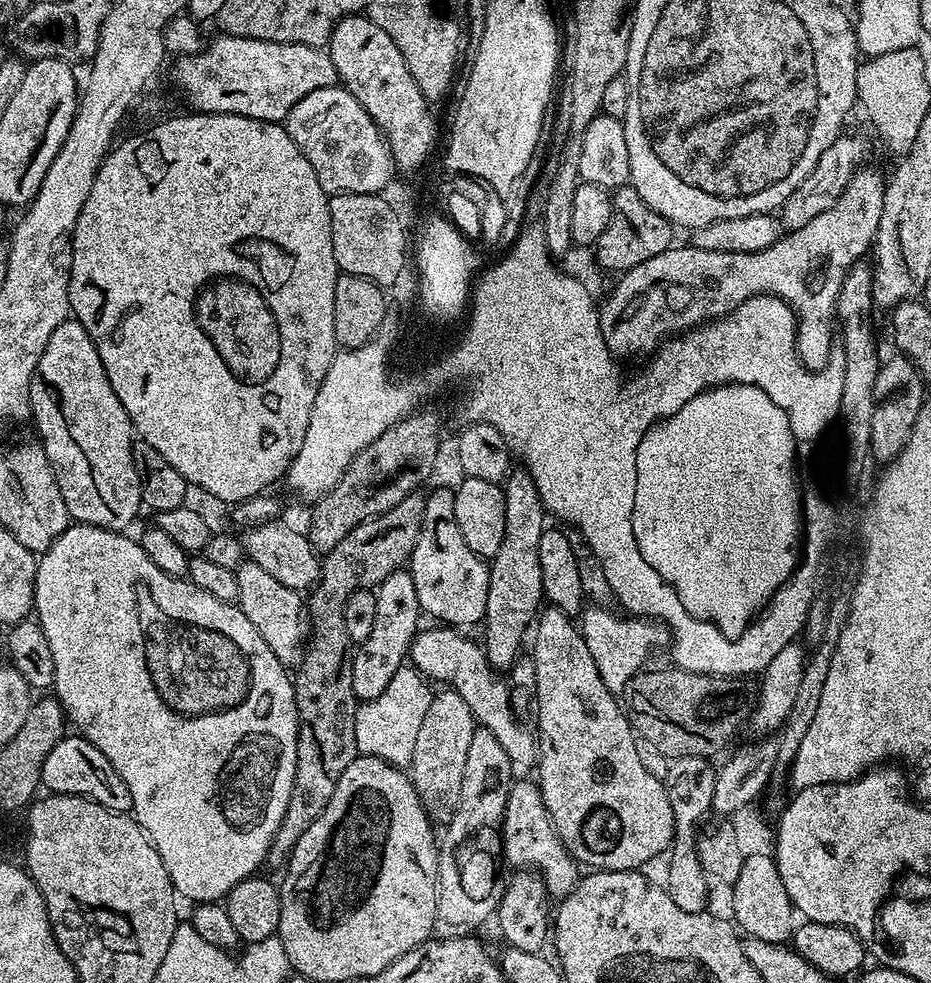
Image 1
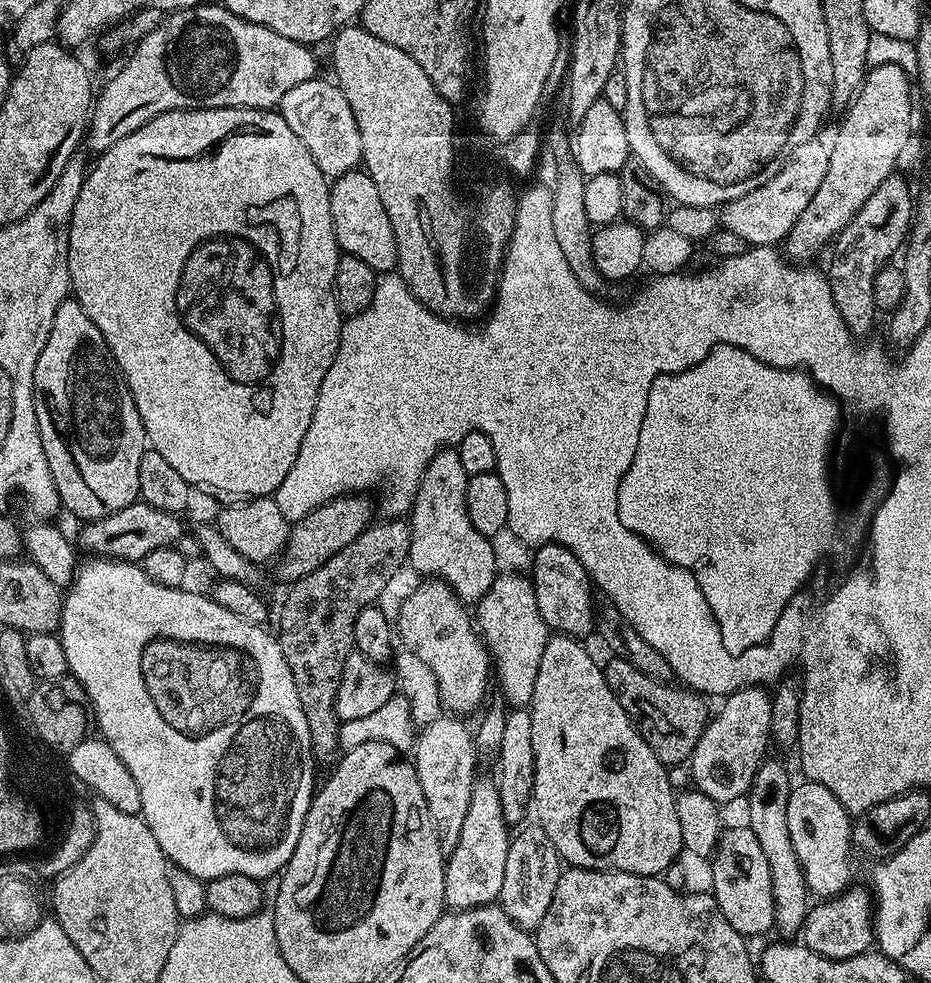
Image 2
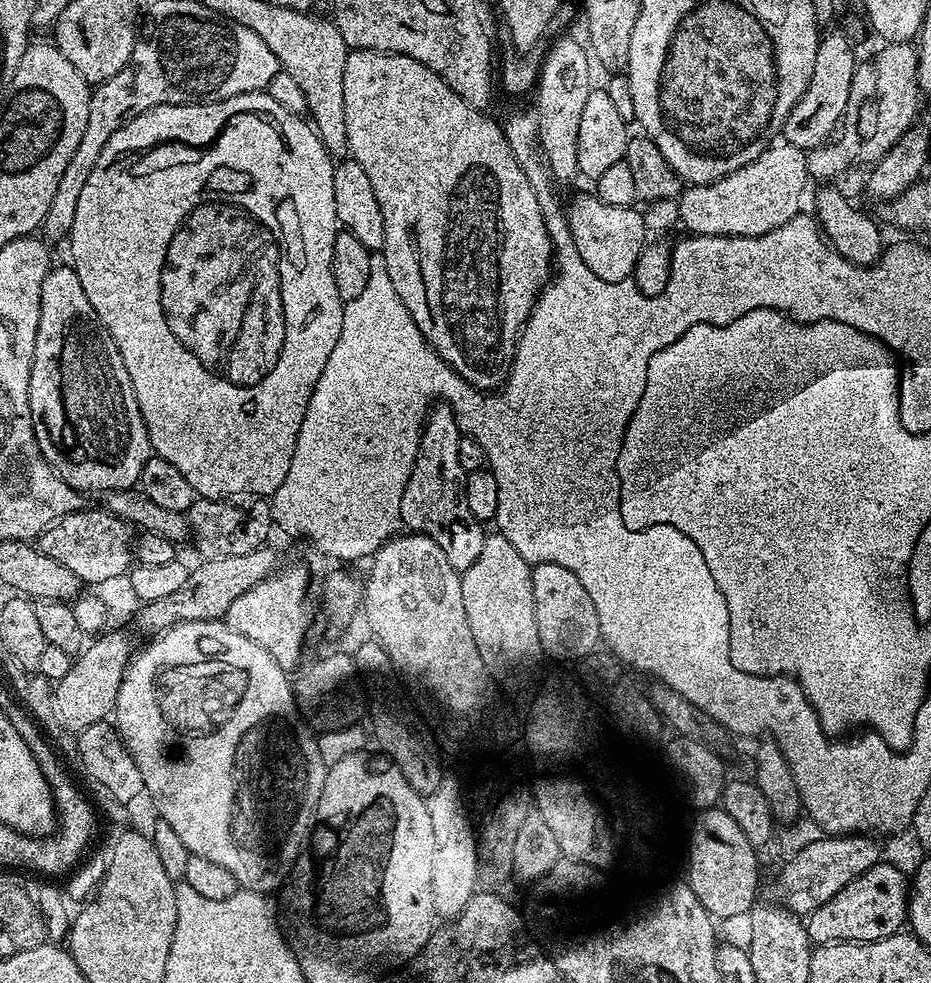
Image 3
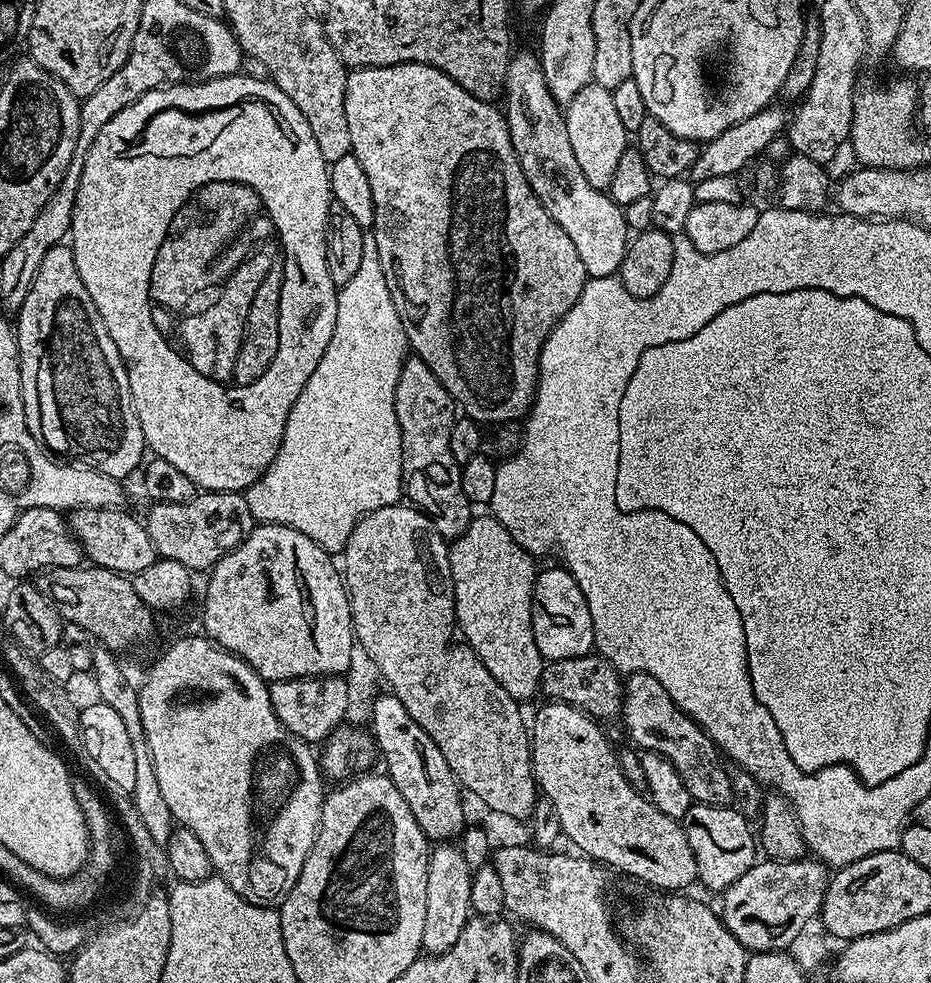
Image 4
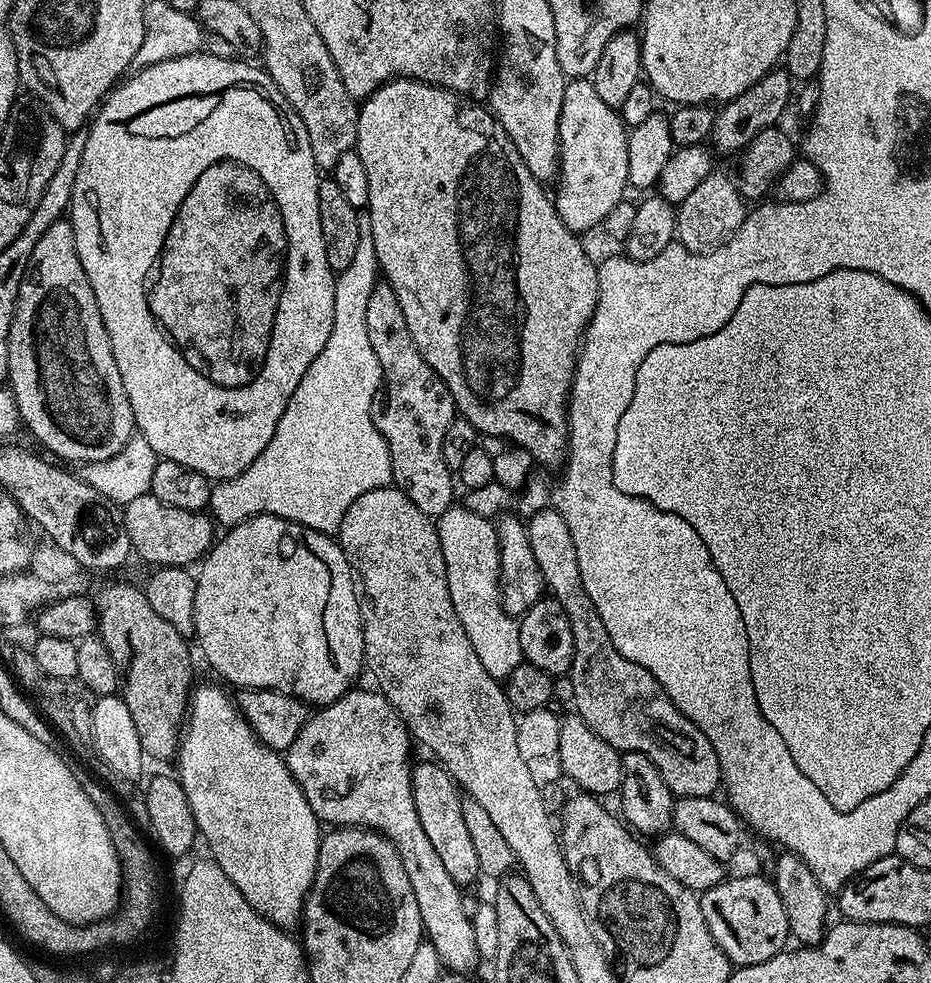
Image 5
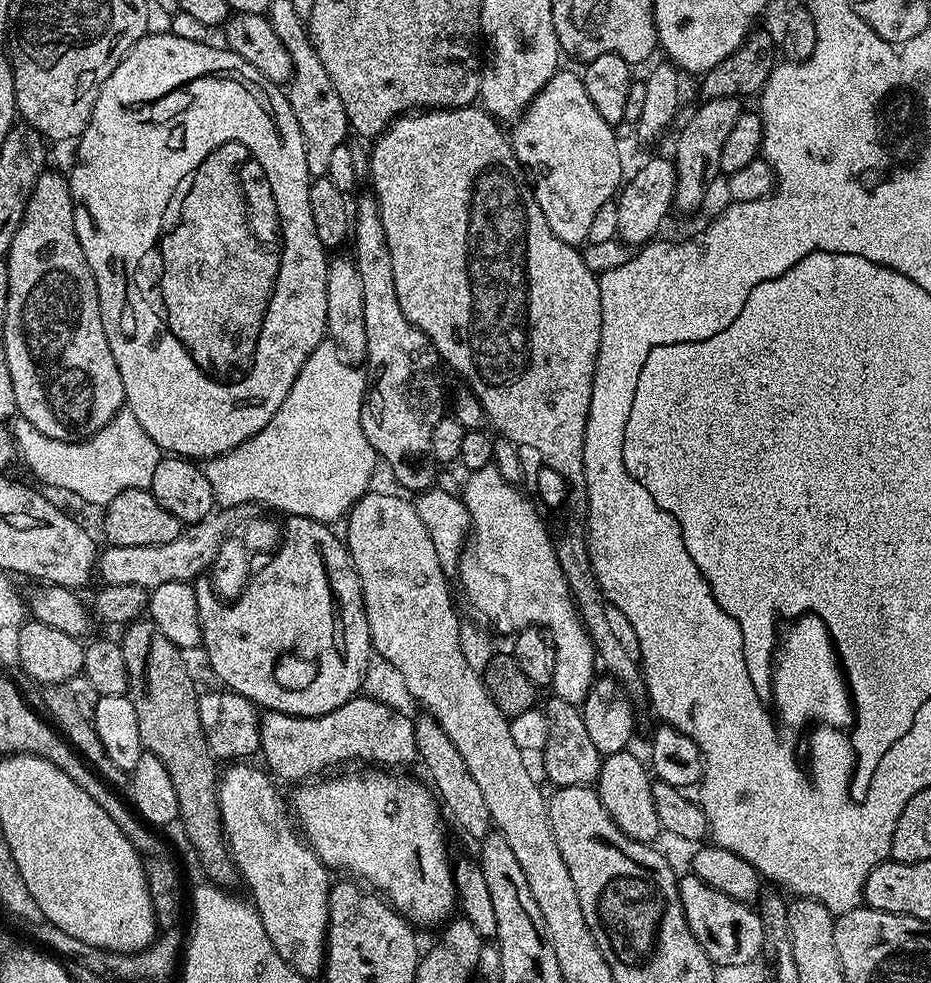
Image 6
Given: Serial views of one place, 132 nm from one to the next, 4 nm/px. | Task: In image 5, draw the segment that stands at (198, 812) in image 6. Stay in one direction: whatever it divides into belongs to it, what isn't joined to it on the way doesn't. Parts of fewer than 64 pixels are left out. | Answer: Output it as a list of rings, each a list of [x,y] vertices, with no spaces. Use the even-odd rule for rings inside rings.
[[[104,584],[97,590],[94,595],[94,603],[98,609],[98,635],[100,641],[106,646],[106,650],[110,650],[110,658],[114,658],[114,666],[118,666],[118,674],[120,675],[119,695],[123,696],[130,715],[134,718],[134,727],[138,730],[138,742],[142,742],[145,753],[149,757],[157,756],[160,760],[168,760],[177,755],[180,746],[180,737],[182,729],[186,723],[188,714],[188,705],[190,697],[194,691],[194,683],[192,684],[192,652],[188,649],[189,641],[182,634],[178,634],[178,630],[174,630],[174,626],[170,626],[170,622],[166,622],[166,618],[162,618],[155,610],[150,607],[150,598],[146,598],[143,587],[132,584]]]

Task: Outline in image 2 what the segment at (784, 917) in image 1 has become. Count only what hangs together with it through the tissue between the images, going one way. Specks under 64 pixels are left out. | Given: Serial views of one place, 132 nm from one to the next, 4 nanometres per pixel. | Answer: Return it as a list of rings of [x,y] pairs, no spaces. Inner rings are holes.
[[[724,828],[710,863],[712,863],[710,894],[716,899],[716,904],[722,910],[726,922],[730,922],[730,926],[745,938],[773,931],[776,923],[776,903],[770,878],[772,867],[770,862],[766,862],[766,854],[762,854],[762,846],[758,846],[758,838],[752,833],[752,829]]]

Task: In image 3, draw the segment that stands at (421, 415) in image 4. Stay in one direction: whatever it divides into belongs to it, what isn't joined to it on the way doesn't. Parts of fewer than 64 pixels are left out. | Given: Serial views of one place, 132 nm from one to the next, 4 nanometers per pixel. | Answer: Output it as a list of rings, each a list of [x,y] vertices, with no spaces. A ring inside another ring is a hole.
[[[443,402],[433,403],[424,429],[420,431],[420,445],[406,490],[402,494],[400,523],[413,533],[429,536],[442,548],[447,561],[457,572],[465,570],[482,554],[486,537],[485,525],[466,506],[466,473],[458,462],[460,424],[452,408]]]

